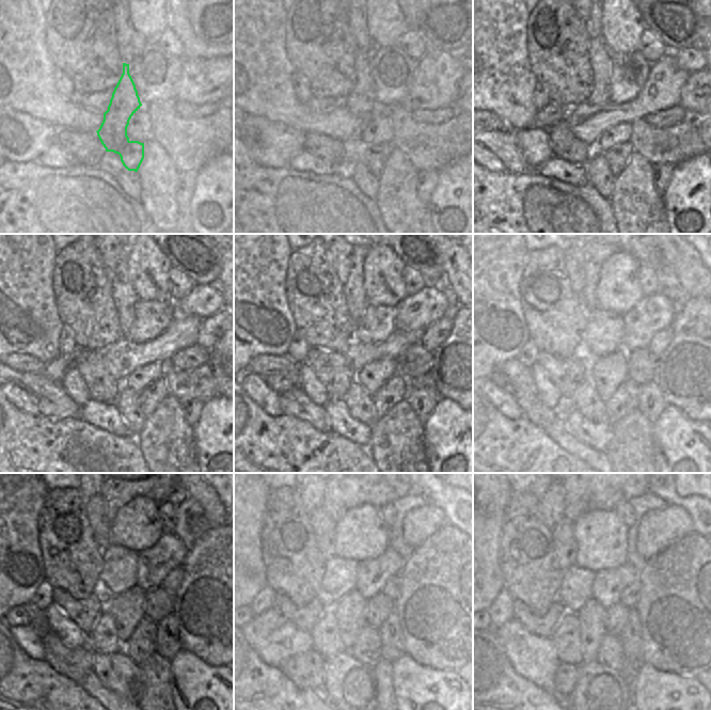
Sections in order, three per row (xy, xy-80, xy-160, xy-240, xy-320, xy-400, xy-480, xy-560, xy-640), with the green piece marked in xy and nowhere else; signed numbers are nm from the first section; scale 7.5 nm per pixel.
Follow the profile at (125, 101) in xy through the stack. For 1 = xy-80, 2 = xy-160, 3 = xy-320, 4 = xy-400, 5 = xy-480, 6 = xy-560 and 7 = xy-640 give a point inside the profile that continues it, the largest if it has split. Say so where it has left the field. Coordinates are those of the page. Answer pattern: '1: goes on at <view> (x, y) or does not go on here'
1: goes on at xy-80 (361, 101)
2: goes on at xy-160 (600, 57)
3: goes on at xy-320 (353, 288)
4: goes on at xy-400 (595, 255)
5: goes on at xy-480 (115, 494)
6: goes on at xy-560 (342, 494)
7: goes on at xy-640 (582, 494)

